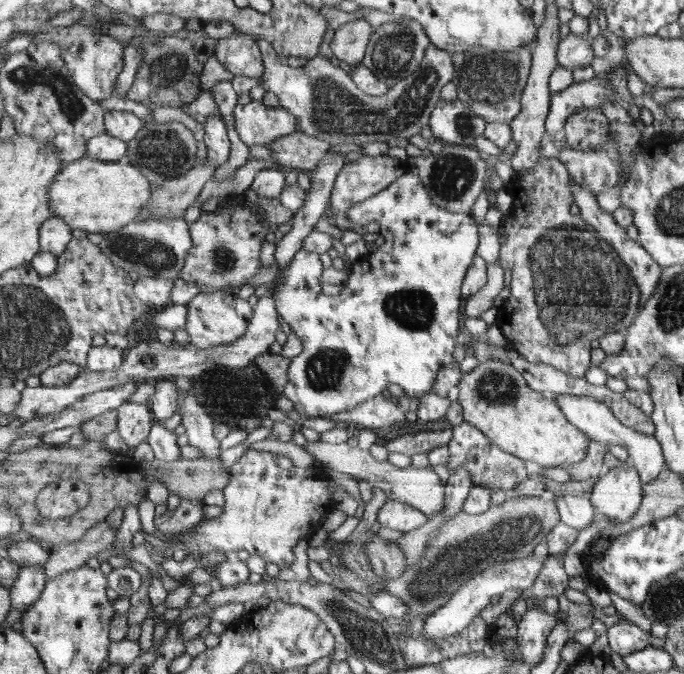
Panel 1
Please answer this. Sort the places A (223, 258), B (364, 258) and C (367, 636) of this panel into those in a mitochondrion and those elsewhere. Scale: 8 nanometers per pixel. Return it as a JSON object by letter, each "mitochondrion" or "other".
{"A":"mitochondrion","B":"other","C":"mitochondrion"}

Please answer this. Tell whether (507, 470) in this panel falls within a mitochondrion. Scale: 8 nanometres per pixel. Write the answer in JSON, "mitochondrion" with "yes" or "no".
{"mitochondrion":"yes"}

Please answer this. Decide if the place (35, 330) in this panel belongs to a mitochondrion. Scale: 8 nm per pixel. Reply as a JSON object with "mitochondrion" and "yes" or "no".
{"mitochondrion":"yes"}

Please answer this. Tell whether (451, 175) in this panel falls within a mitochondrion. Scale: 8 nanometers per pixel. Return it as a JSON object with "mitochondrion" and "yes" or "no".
{"mitochondrion":"yes"}

